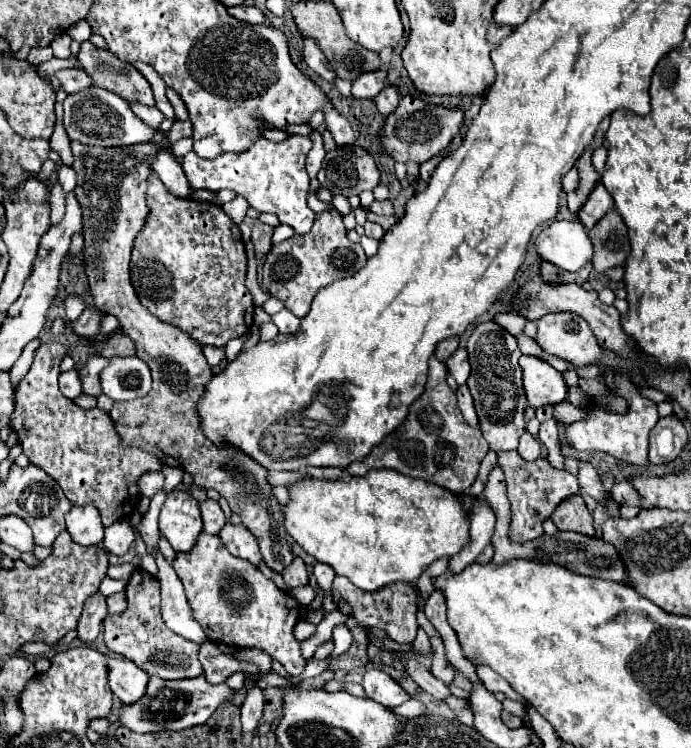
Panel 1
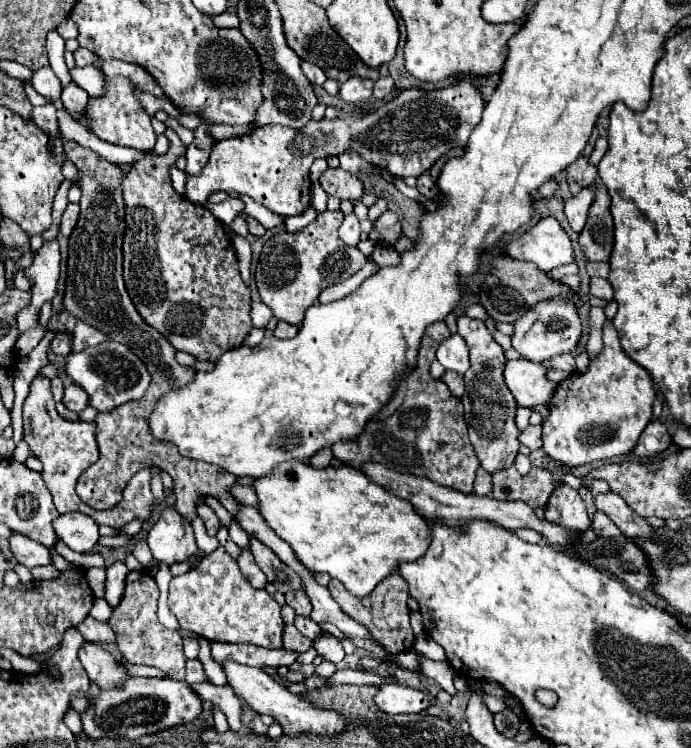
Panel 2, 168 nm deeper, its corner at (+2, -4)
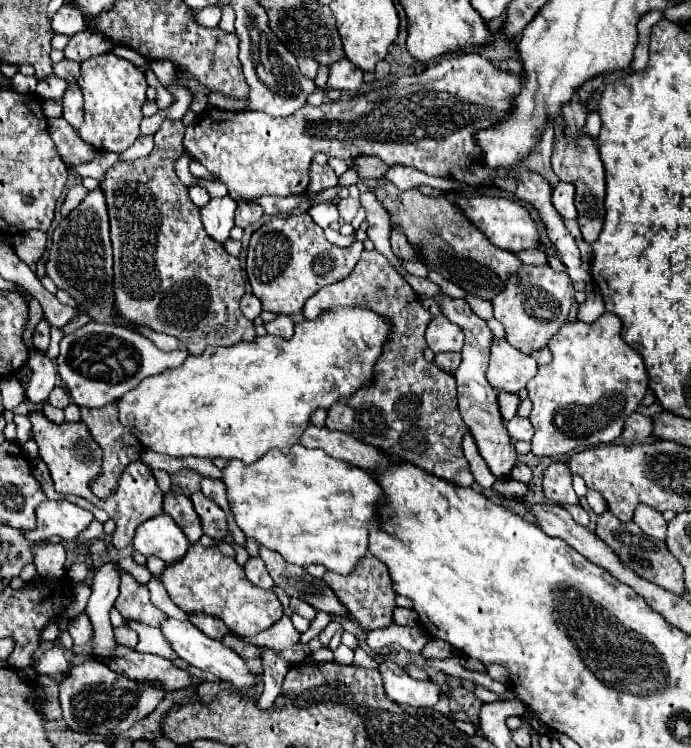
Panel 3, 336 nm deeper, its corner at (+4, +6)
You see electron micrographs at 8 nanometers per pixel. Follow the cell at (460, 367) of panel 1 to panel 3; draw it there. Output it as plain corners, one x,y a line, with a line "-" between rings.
435,316
425,332
427,346
439,354
439,352
461,352
463,348
463,332
457,328
457,324
449,322
445,316

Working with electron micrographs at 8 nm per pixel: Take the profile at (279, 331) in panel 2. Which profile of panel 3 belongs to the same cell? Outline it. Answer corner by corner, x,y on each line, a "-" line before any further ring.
277,316
275,320
267,322
265,328
269,334
275,334
275,336
283,336
283,338
291,338
293,336
293,318
291,316

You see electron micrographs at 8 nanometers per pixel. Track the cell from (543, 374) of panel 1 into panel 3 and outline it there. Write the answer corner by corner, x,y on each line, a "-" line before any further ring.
495,338
491,342
487,380
489,384
493,384
493,388
517,394
535,374
537,374
537,362
533,356
519,352
505,340

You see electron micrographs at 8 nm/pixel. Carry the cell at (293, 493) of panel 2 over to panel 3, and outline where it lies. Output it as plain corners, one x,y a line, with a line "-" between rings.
303,444
291,446
289,454
283,454
279,448
269,450
255,464
231,460
229,466
223,468
223,482
227,486
235,522
245,536
269,550
279,552
287,562
303,568
309,564
323,564
331,572
349,576
353,568
369,554
369,532
381,528
377,506
383,500
383,492
377,480
357,466
349,466
347,462
331,458
323,450
311,450

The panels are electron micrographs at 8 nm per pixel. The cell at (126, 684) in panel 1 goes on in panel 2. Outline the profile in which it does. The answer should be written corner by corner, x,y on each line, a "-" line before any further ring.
85,642
79,648
79,662
87,670
89,678
103,690
109,690
113,684
117,686
119,680
127,680
129,676
107,650
93,642

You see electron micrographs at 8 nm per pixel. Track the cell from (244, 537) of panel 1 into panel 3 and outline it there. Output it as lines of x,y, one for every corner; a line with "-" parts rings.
259,556
247,560
247,564
245,564
245,574
247,574
247,578
249,578
255,586
259,586
259,588
263,588
263,590
271,590
271,588
275,586
273,580
271,580
271,576
269,576
269,572
267,572
267,568
265,568
265,564
263,564
263,560
261,560

